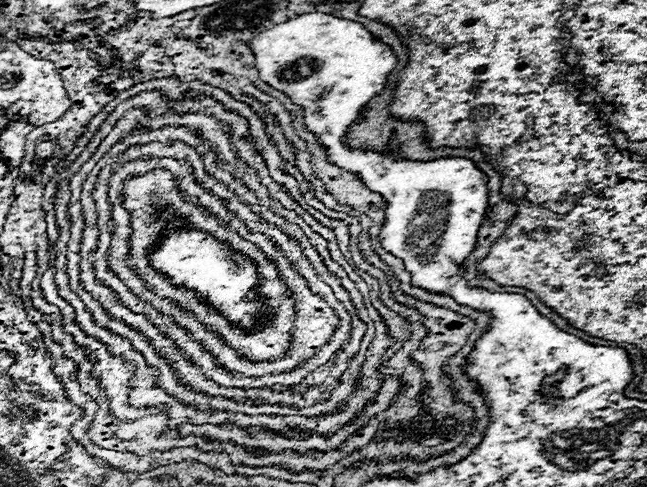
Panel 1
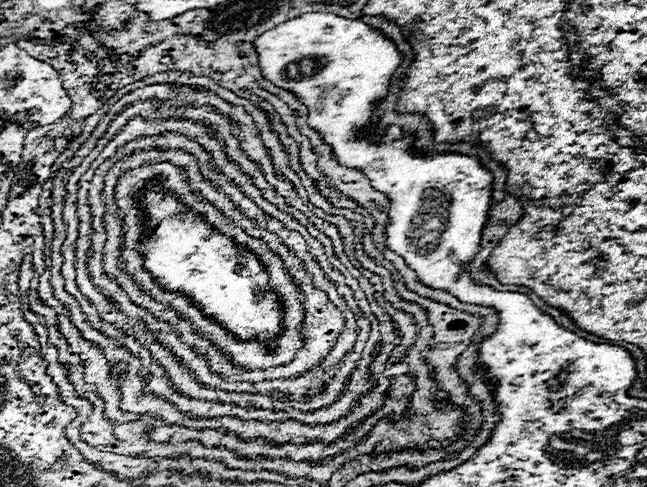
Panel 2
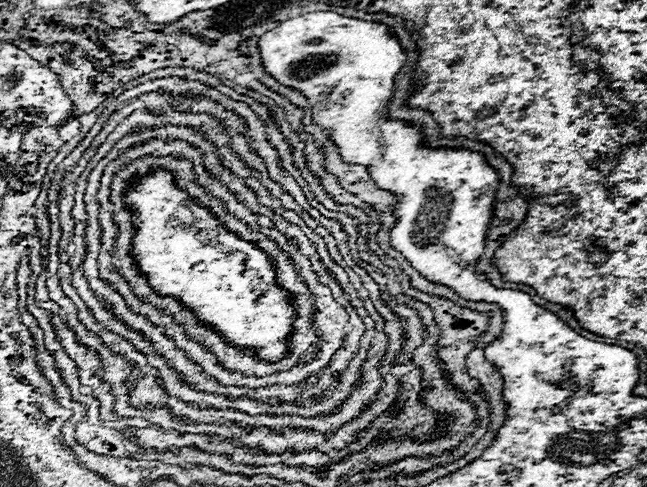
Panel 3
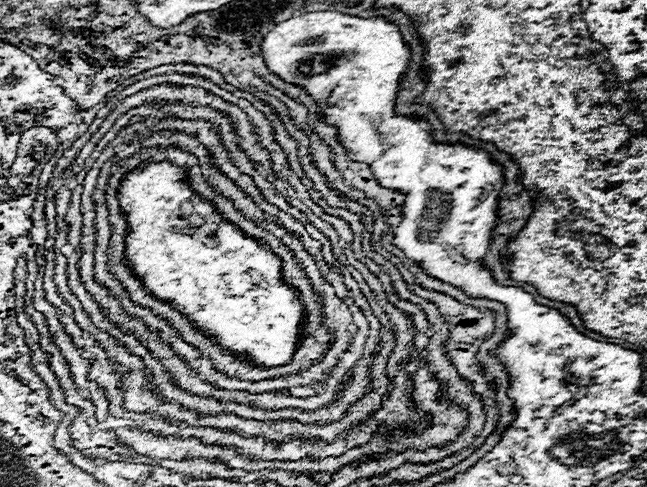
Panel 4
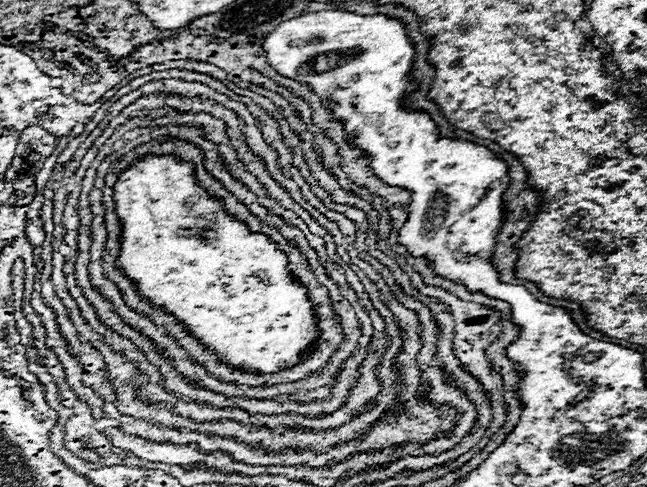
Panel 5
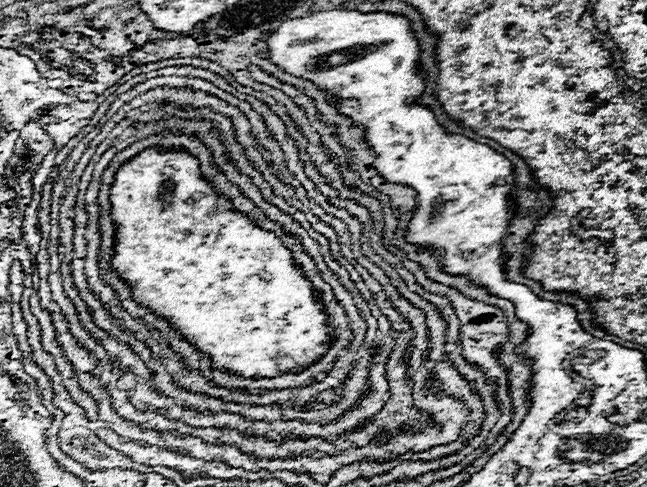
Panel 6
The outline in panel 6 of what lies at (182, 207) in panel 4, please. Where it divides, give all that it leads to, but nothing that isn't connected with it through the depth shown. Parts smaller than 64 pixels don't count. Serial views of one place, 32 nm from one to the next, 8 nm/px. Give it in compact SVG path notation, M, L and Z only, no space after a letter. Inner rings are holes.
M148 148L148 150L140 152L138 156L134 156L130 162L126 162L116 172L116 180L114 180L110 192L112 192L112 216L118 226L116 254L112 258L112 268L120 274L120 278L124 278L130 284L132 294L140 304L148 306L152 312L156 312L164 318L170 318L170 322L176 330L180 330L204 354L212 356L212 362L216 368L226 368L228 372L240 374L244 378L280 376L282 372L292 372L304 364L310 364L314 358L318 358L320 354L326 352L324 344L328 342L328 336L326 336L326 326L324 326L326 316L322 312L322 304L316 302L310 282L304 280L302 272L294 268L292 254L282 246L282 242L274 234L264 232L262 228L254 228L254 224L246 216L230 210L230 202L202 180L200 168L198 168L198 162L194 156L188 156L186 152L160 152L156 148Z

